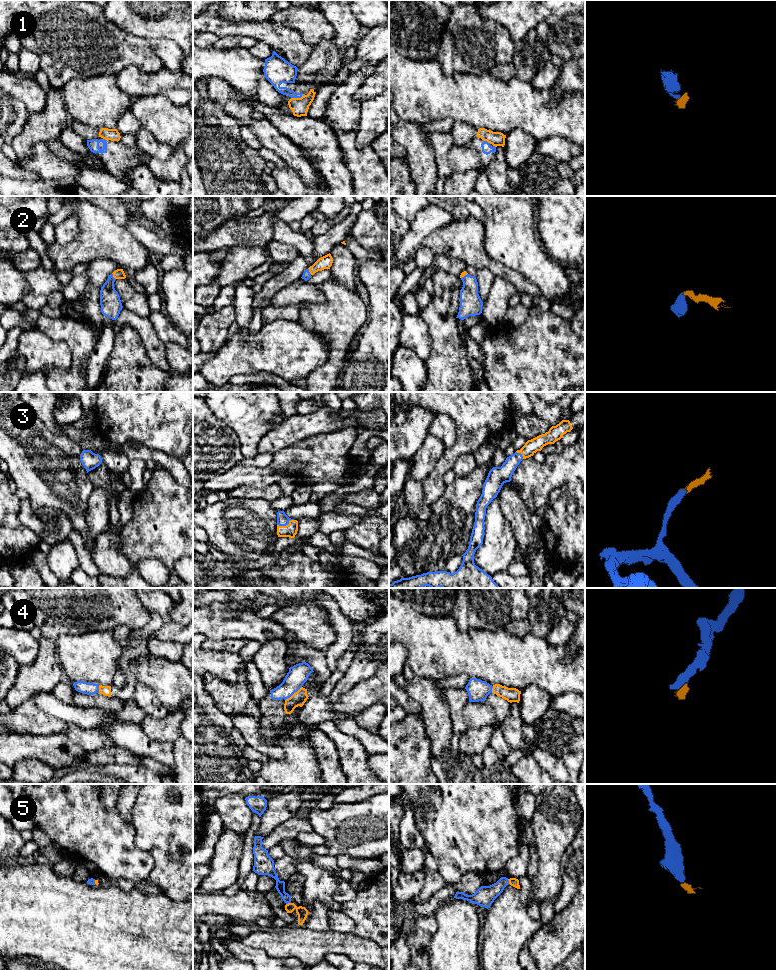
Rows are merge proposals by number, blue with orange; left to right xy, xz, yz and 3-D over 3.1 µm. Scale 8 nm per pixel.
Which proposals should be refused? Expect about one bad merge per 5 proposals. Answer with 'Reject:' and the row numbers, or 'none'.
Reject: 1

